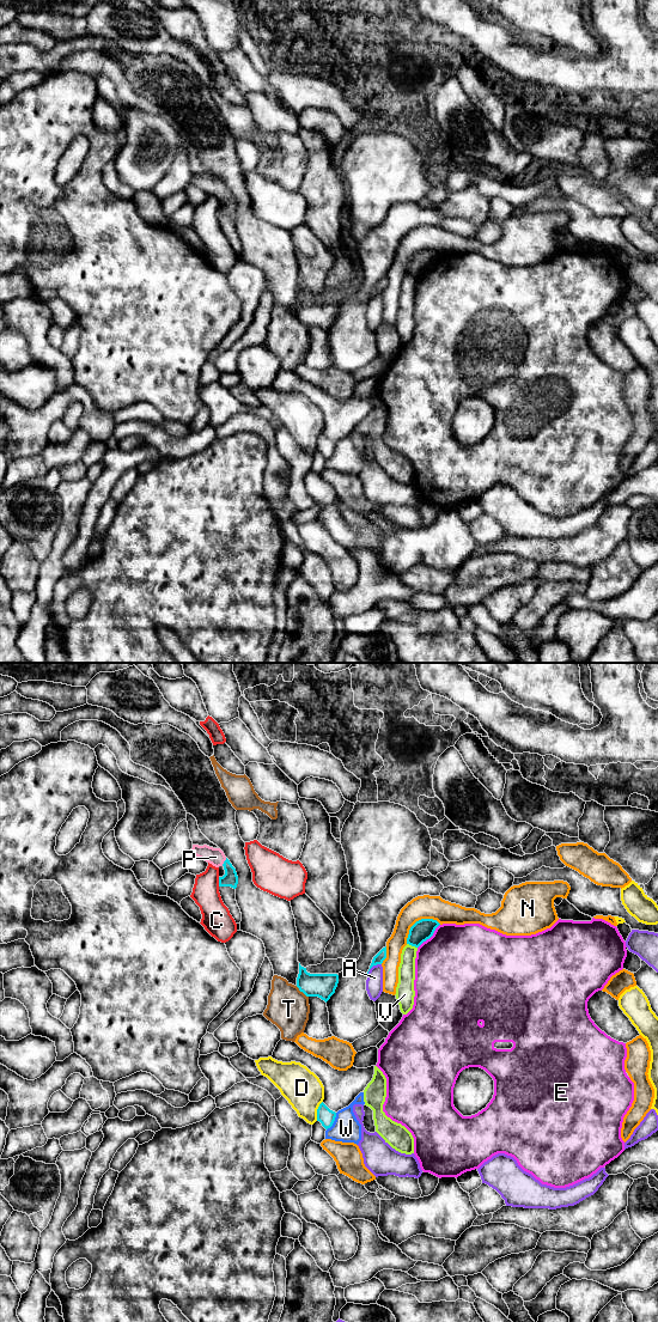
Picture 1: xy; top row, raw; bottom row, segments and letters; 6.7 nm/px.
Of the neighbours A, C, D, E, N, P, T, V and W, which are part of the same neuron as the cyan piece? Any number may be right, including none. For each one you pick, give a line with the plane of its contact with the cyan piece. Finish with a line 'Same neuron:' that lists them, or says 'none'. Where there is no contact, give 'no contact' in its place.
P: contact in xy
Same neuron: P

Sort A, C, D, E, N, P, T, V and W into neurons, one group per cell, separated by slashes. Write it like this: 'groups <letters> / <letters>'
groups A / C / D / E / N / P / T / V W

